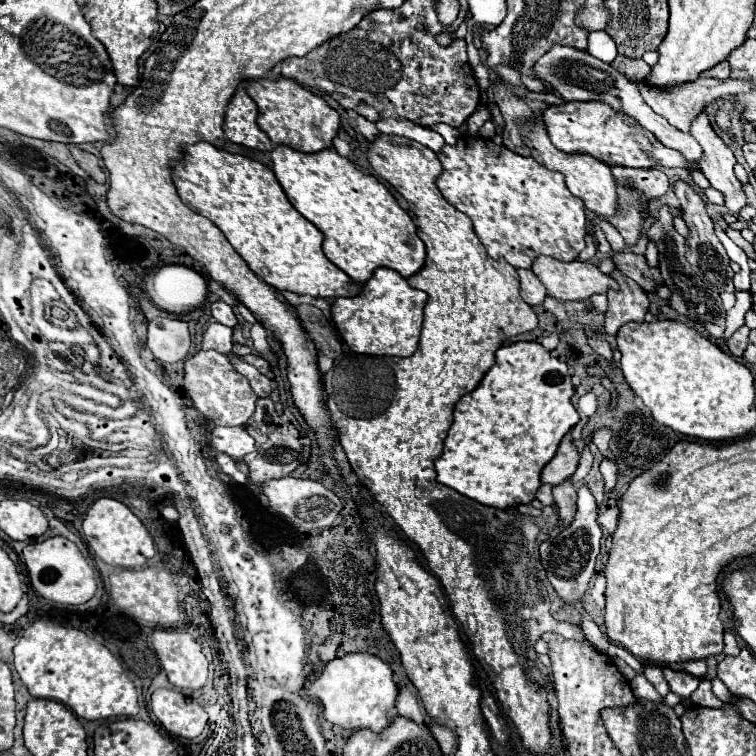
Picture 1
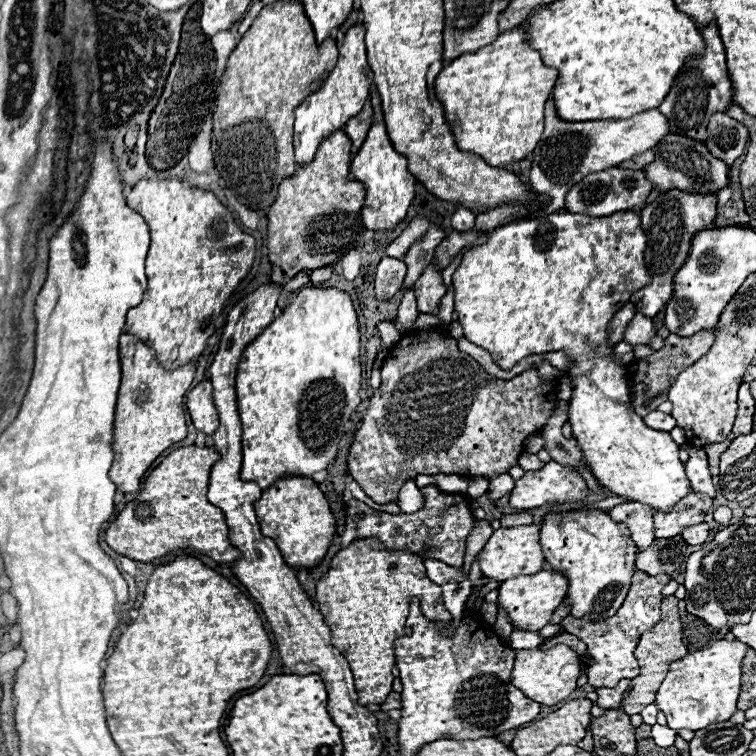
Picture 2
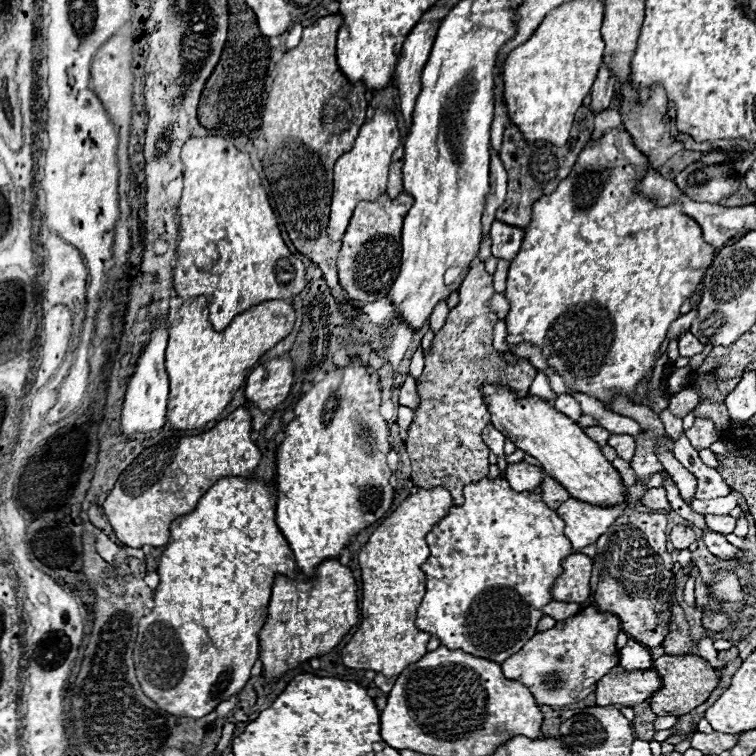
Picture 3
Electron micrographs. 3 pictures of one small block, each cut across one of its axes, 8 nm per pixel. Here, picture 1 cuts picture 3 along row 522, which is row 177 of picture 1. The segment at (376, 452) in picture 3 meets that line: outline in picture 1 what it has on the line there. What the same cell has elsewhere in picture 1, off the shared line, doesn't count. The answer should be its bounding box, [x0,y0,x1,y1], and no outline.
[272,146,426,282]

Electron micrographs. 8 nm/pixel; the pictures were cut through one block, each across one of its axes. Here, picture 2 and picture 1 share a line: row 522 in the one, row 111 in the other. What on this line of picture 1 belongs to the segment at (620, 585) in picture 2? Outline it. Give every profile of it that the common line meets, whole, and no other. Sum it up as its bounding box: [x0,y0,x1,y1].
[542,102,698,170]

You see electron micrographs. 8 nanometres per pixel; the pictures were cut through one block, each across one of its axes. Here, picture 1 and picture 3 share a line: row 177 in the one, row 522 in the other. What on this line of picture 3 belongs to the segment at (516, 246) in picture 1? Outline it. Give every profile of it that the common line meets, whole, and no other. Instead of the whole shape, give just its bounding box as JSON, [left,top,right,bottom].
[416,476,572,664]

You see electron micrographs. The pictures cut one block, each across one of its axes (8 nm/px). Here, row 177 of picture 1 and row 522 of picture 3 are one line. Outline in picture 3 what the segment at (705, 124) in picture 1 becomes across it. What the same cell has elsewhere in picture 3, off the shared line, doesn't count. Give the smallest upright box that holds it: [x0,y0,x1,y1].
[704,514,736,534]

